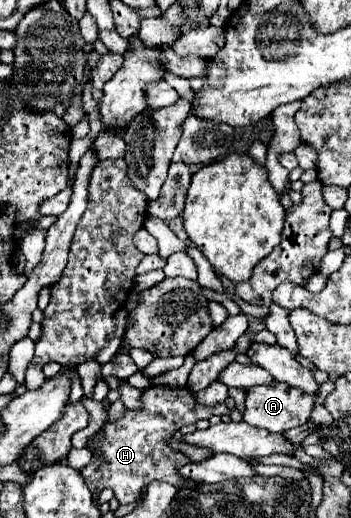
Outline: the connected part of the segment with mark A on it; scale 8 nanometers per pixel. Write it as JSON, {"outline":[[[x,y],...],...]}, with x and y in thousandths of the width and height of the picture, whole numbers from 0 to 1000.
{"outline":[[[778,737],[778,745],[715,745],[698,753],[698,792],[692,811],[715,822],[744,822],[766,834],[812,834],[823,826],[858,822],[880,811],[880,799],[892,792],[897,764],[869,761],[863,753],[846,753],[840,745],[801,745],[801,737]]]}

